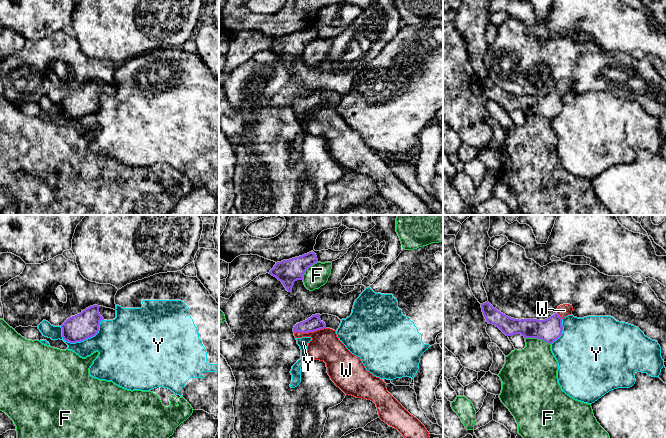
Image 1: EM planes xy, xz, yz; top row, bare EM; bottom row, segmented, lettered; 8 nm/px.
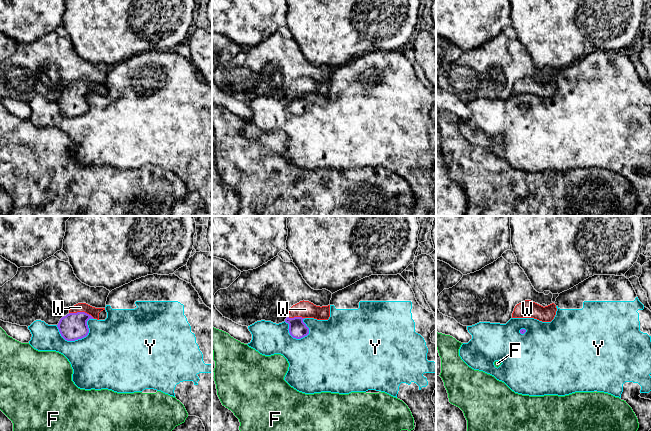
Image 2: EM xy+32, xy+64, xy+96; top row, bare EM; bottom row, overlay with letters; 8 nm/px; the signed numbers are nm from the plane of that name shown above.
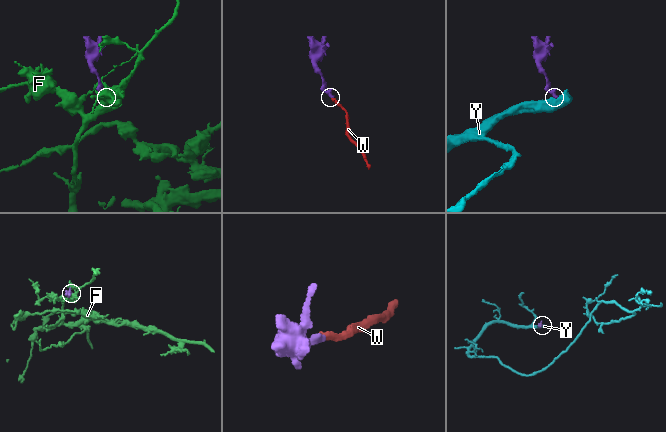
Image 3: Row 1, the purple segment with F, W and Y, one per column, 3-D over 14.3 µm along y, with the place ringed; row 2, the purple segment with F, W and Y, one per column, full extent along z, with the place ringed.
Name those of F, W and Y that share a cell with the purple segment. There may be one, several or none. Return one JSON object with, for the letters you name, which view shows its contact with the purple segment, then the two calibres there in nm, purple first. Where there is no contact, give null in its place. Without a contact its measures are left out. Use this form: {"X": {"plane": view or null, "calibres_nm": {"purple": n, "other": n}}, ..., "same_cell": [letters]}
{"W": {"plane": "xz", "calibres_nm": {"purple": 120, "other": 240}}, "same_cell": ["W"]}

